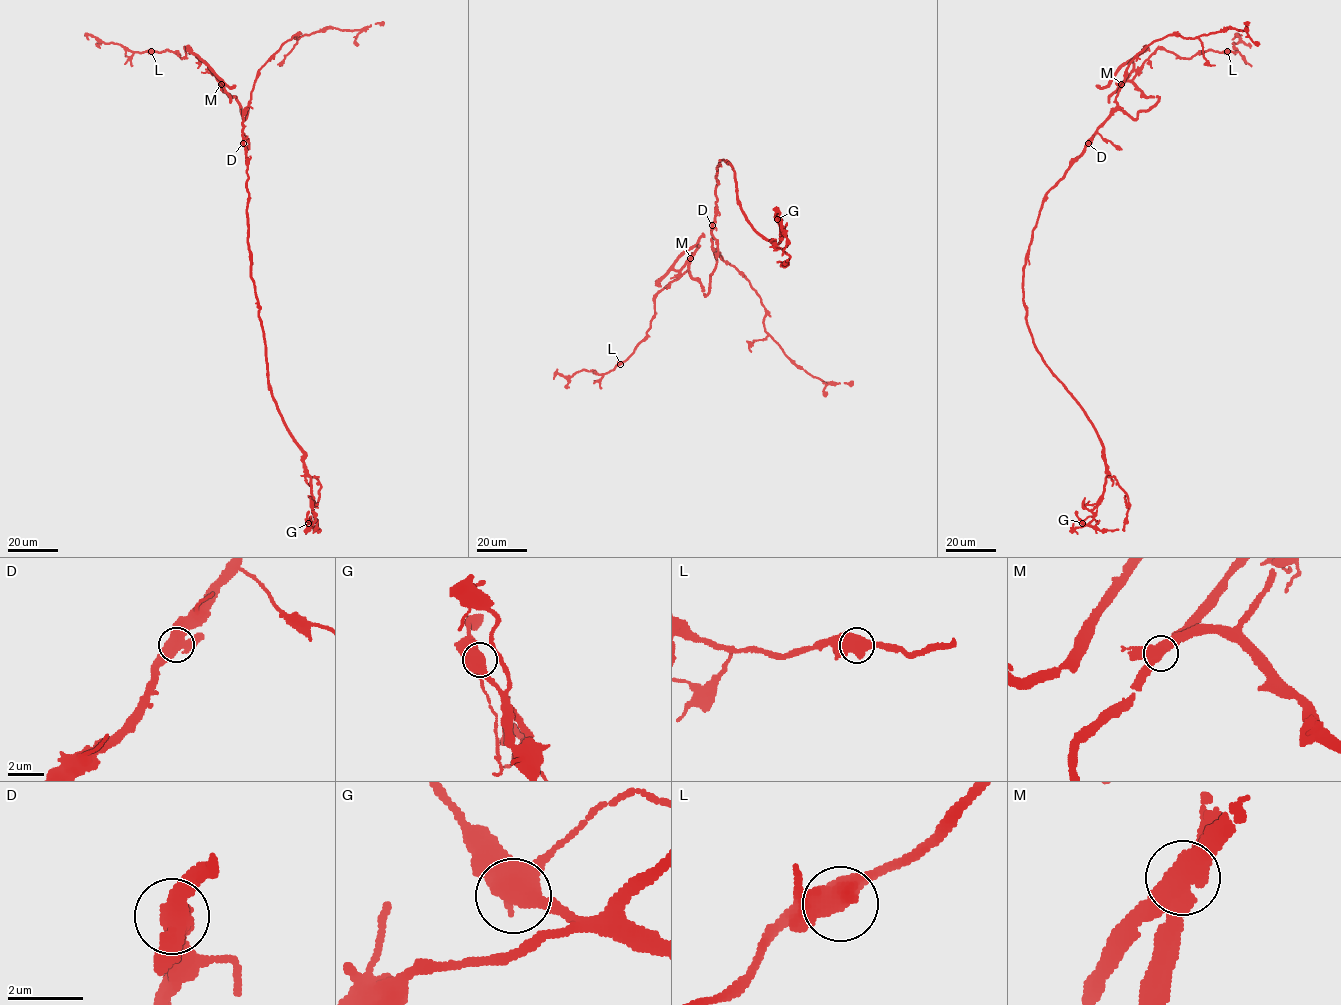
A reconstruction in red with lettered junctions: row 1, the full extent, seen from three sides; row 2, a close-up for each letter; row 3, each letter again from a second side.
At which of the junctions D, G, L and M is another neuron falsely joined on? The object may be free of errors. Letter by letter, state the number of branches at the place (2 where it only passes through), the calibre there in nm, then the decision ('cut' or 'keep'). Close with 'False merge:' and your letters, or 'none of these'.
D: 3 | 500 nm | keep
G: 3 | 480 nm | keep
L: 3 | 500 nm | keep
M: 3 | 500 nm | cut
False merge: M

